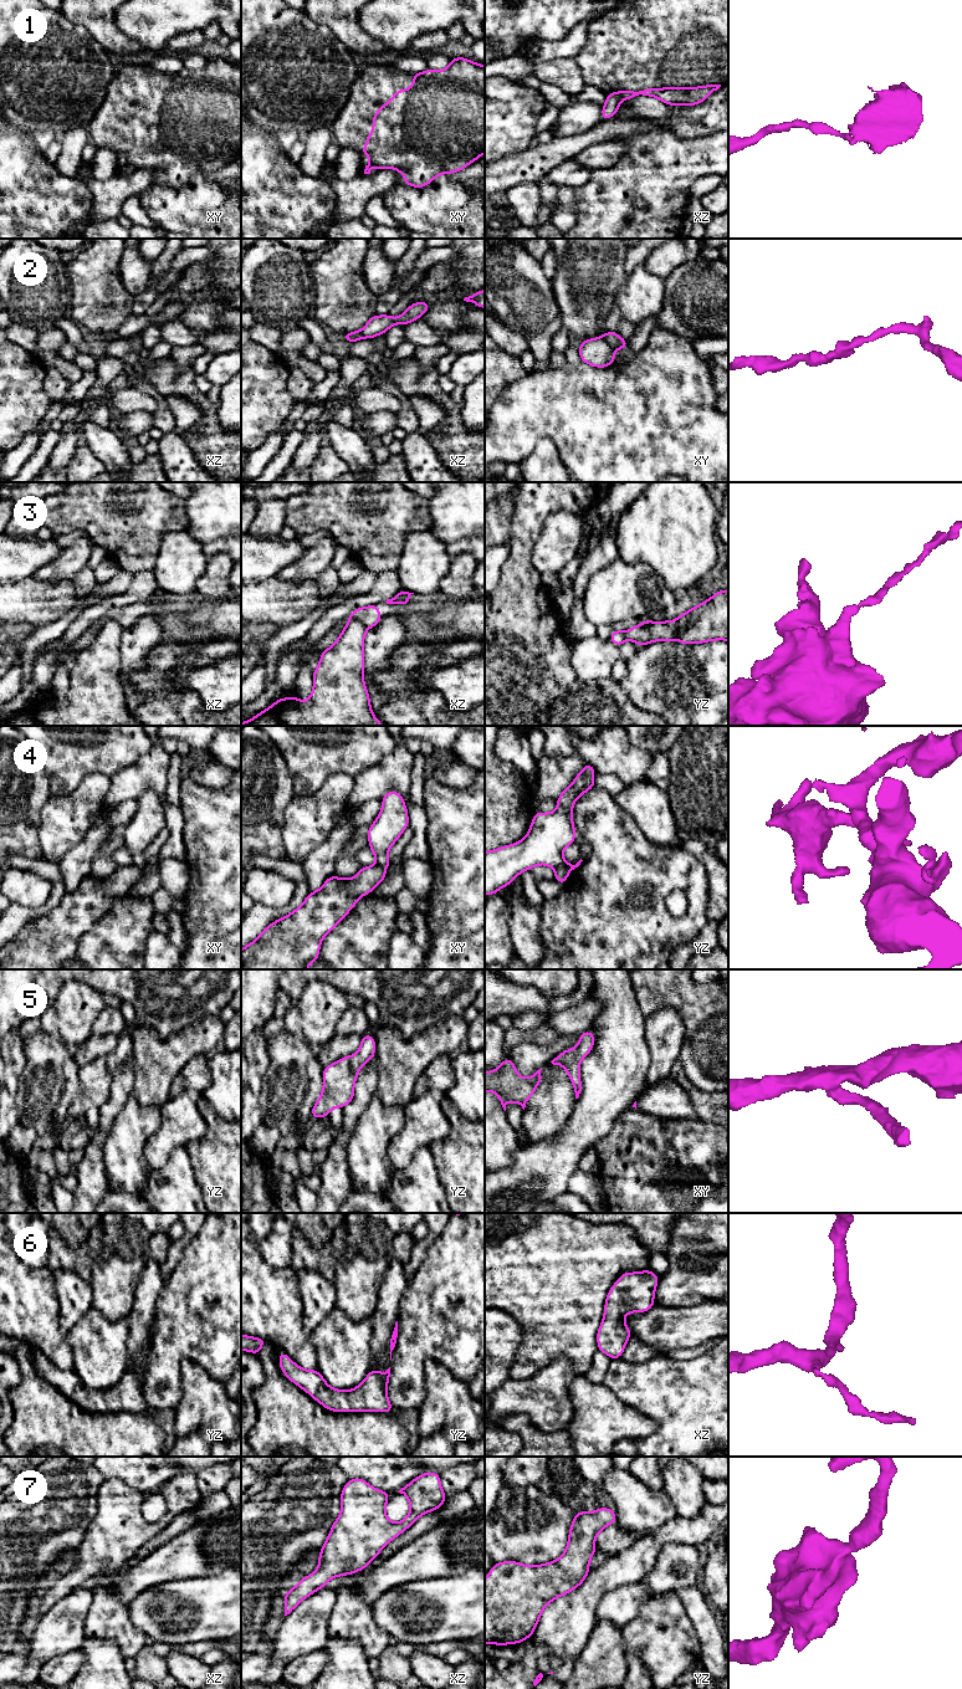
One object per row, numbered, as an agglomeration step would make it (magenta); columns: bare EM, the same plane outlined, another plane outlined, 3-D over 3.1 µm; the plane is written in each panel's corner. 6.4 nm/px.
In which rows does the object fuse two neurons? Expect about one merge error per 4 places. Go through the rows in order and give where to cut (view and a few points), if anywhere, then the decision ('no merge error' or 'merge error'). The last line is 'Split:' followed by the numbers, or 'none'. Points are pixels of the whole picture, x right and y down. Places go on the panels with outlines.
1: cut in xz along (618, 93), (622, 100); merge error
2: cut in xy along (603, 336), (613, 349); merge error
3: cut in xz along (348, 619), (356, 619), (367, 628); merge error
4: cut in yz along (554, 868), (564, 868), (568, 873); merge error
5: no cut; no merge error
6: no cut; no merge error
7: no cut; no merge error
Split: 1, 2, 3, 4

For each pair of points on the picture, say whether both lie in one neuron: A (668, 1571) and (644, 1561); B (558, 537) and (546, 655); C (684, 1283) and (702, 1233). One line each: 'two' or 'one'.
A: two
B: two
C: one

